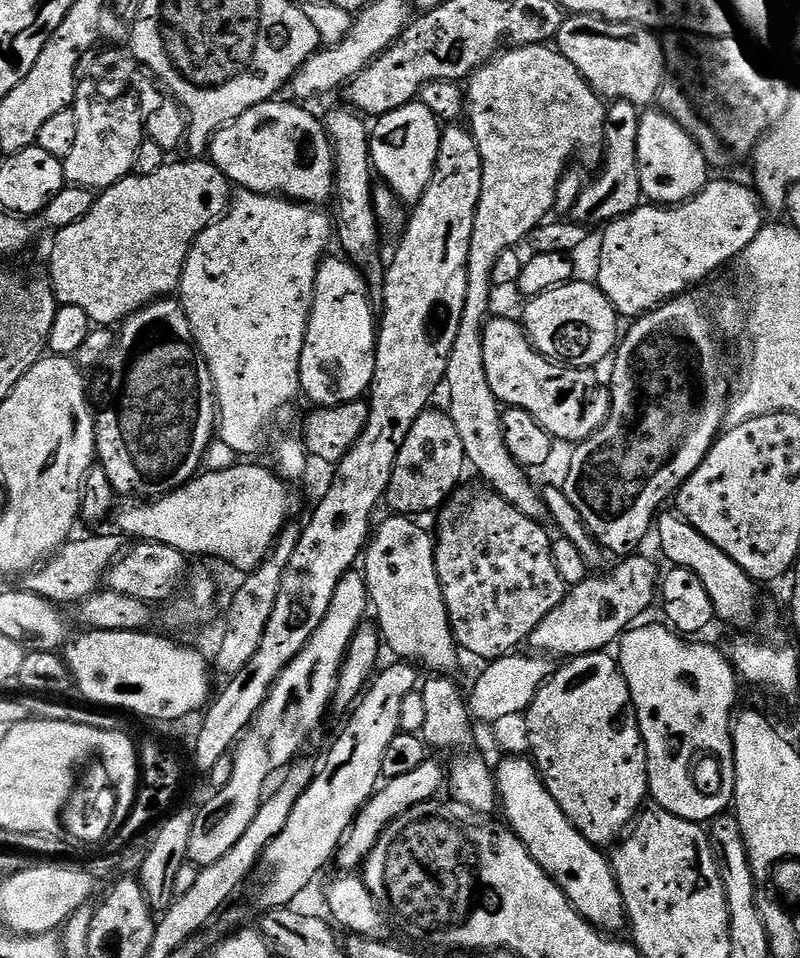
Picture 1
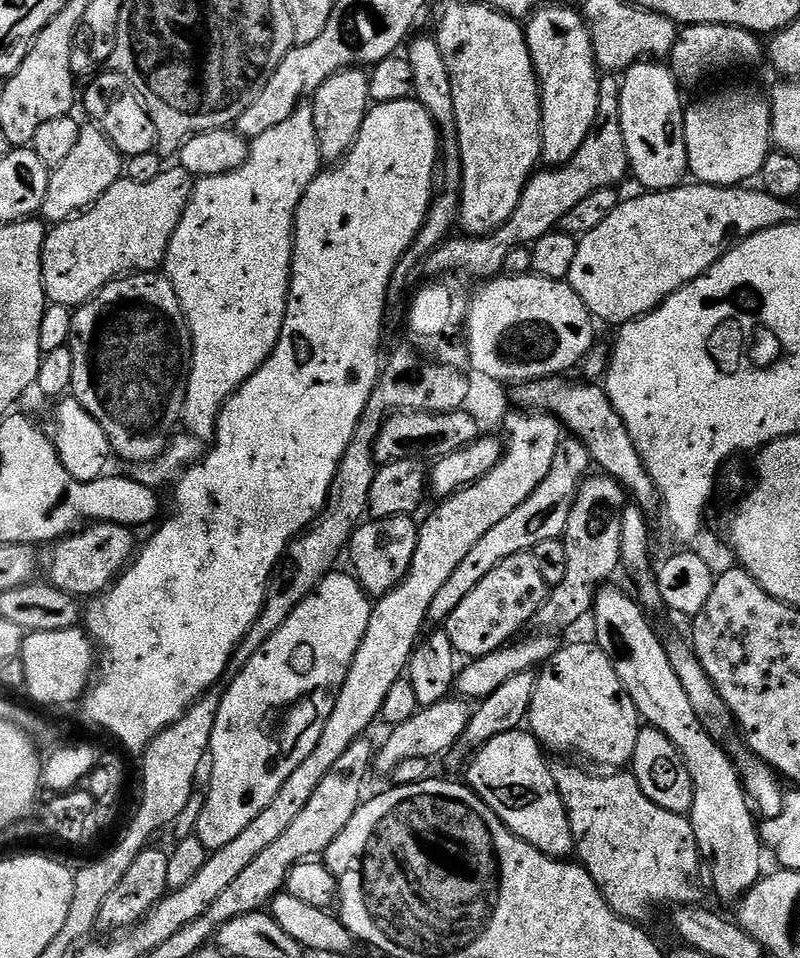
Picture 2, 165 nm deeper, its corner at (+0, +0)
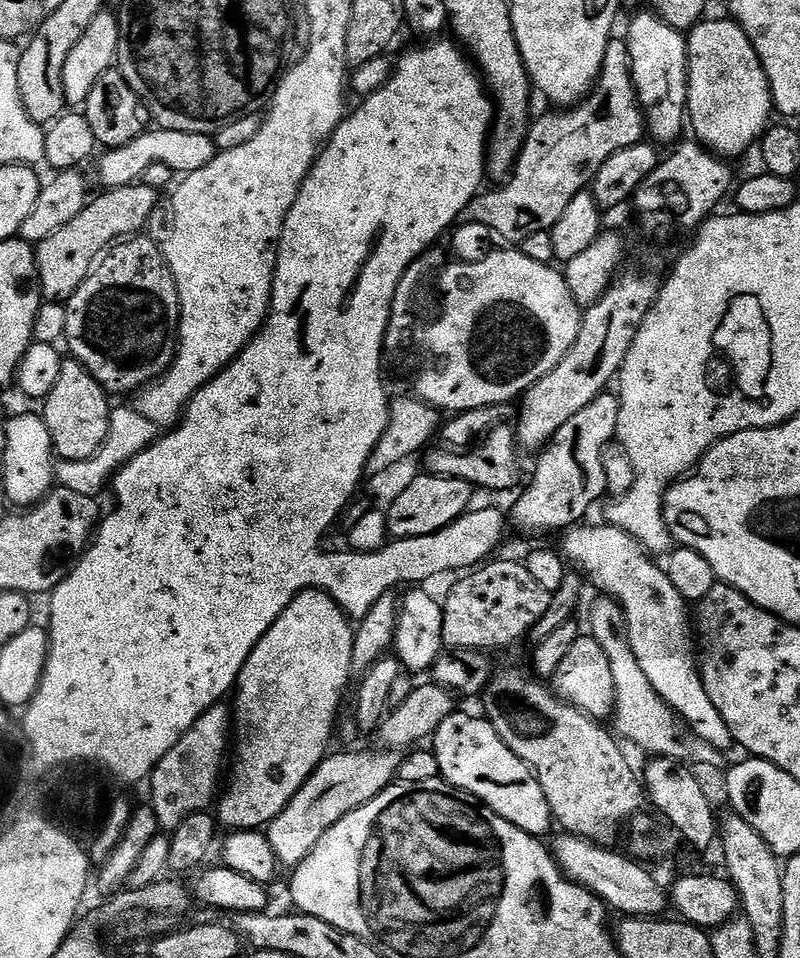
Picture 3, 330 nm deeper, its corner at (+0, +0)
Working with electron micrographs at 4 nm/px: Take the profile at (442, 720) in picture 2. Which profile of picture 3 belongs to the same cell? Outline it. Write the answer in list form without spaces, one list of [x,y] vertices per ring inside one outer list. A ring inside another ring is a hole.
[[[392,750],[380,752],[336,752],[324,757],[320,765],[312,771],[310,778],[300,789],[298,794],[267,825],[266,835],[270,846],[274,850],[277,861],[284,864],[288,870],[295,869],[318,846],[322,834],[330,830],[346,814],[366,806],[366,802],[380,793],[397,779],[400,770],[401,757]]]

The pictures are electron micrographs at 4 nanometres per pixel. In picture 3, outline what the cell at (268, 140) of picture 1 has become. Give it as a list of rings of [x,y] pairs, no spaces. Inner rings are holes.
[[[165,128],[149,130],[143,132],[138,138],[134,138],[126,146],[101,151],[91,165],[93,168],[90,180],[95,187],[97,184],[97,189],[100,190],[121,188],[127,184],[137,183],[143,177],[146,166],[151,164],[170,166],[173,174],[187,174],[194,170],[202,170],[202,166],[206,166],[206,162],[214,159],[216,153],[216,143],[211,135],[202,132],[179,132]]]

